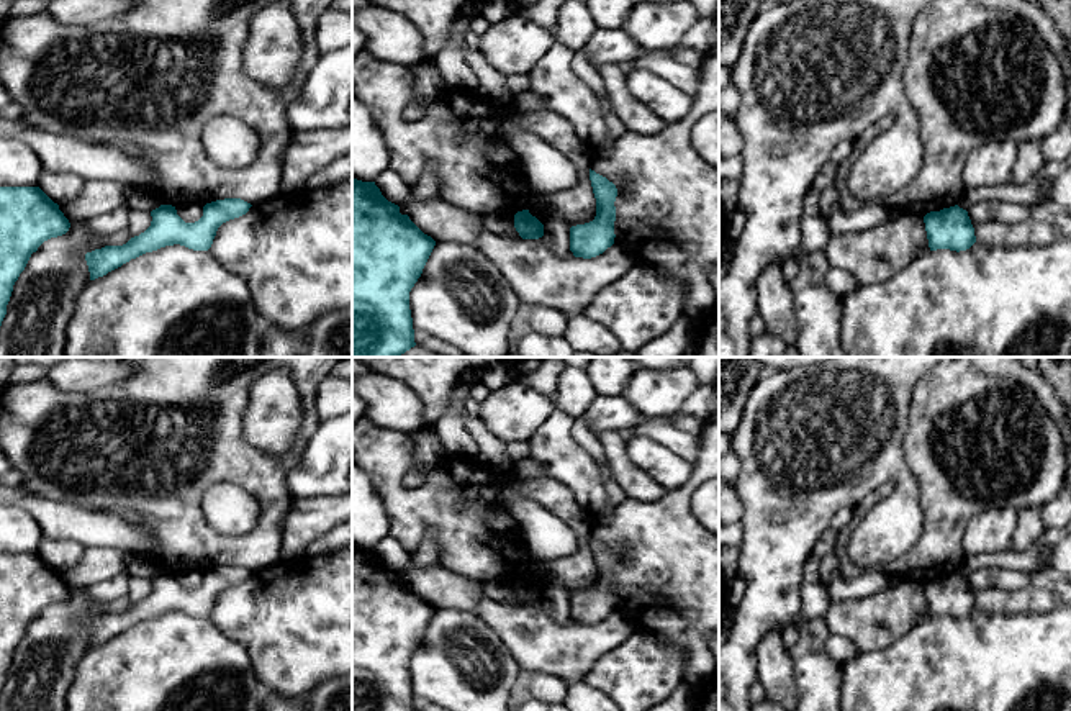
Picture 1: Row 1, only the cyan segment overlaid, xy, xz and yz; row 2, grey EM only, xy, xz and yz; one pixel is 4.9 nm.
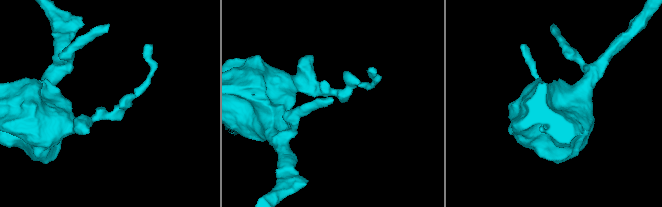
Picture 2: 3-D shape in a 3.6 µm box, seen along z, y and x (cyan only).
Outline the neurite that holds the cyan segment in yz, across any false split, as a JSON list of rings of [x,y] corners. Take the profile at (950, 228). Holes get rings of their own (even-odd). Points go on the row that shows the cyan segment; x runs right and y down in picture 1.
[[[958,205],[924,216],[930,251],[966,251],[976,242],[968,211]]]

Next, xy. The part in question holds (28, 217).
[[[0,187],[0,326],[13,285],[38,247],[69,231],[70,223],[39,187]]]

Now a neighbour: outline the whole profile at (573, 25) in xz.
[[[565,0],[565,3],[558,7],[557,18],[550,29],[557,41],[576,52],[586,46],[588,39],[596,33],[598,25],[585,2]]]

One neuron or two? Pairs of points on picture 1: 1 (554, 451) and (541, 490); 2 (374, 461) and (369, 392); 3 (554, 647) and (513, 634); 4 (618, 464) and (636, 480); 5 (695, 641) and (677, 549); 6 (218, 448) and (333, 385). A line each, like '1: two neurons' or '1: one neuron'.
1: two neurons
2: two neurons
3: one neuron
4: one neuron
5: one neuron
6: two neurons

